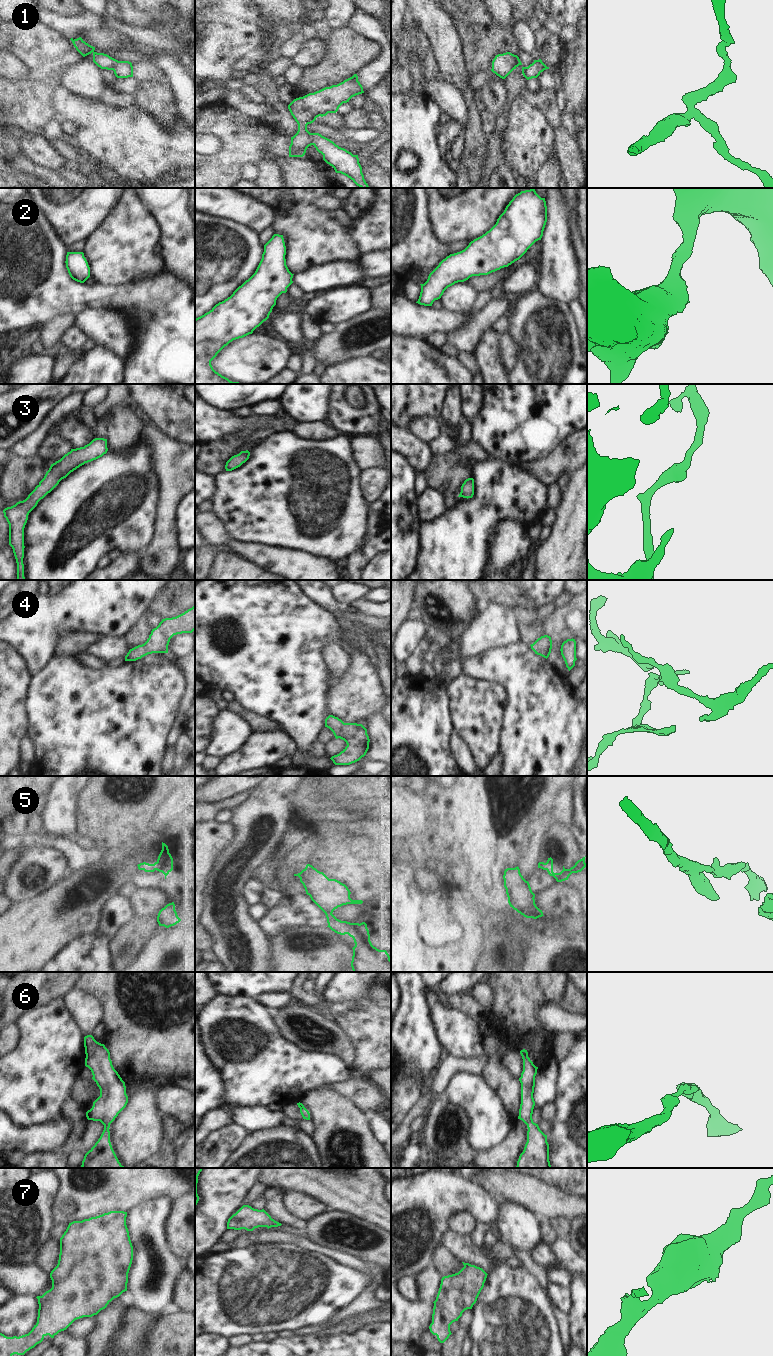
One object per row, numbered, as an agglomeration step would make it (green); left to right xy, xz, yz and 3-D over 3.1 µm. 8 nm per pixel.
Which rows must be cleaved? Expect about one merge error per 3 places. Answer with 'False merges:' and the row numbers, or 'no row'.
False merges: 1

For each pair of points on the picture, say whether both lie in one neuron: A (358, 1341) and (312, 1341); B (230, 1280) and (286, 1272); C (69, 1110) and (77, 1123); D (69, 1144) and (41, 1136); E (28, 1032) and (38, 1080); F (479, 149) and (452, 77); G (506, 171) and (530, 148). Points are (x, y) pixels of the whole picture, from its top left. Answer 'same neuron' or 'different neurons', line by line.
A: same neuron
B: same neuron
C: same neuron
D: different neurons
E: same neuron
F: same neuron
G: different neurons

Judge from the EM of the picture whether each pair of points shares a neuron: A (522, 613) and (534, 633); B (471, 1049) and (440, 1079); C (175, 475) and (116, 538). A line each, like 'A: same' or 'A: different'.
A: different
B: different
C: different

